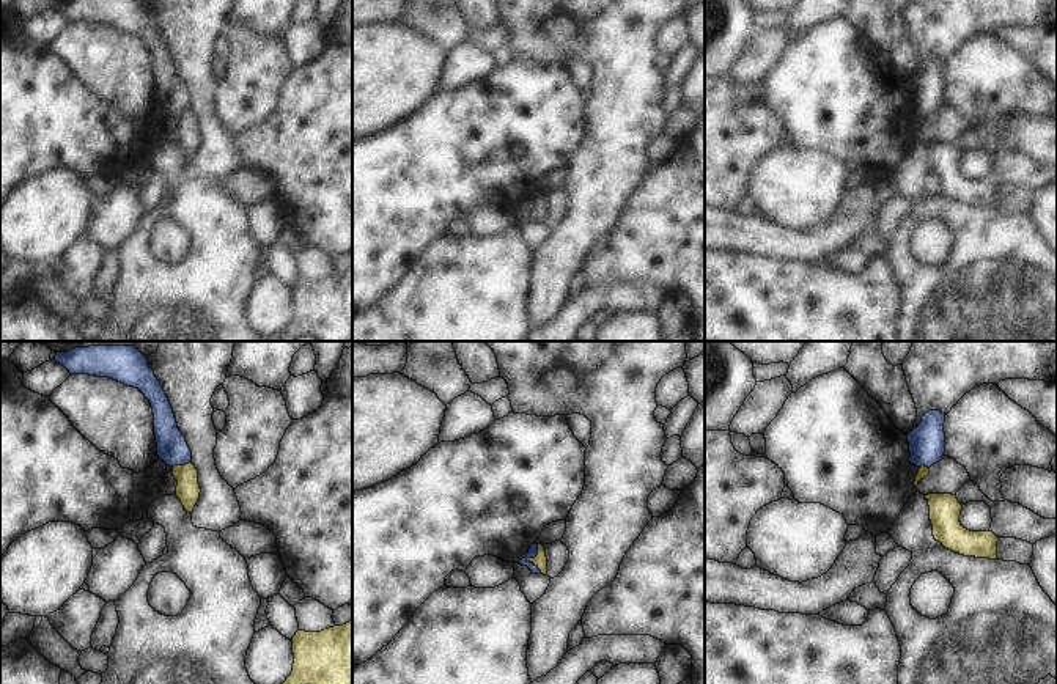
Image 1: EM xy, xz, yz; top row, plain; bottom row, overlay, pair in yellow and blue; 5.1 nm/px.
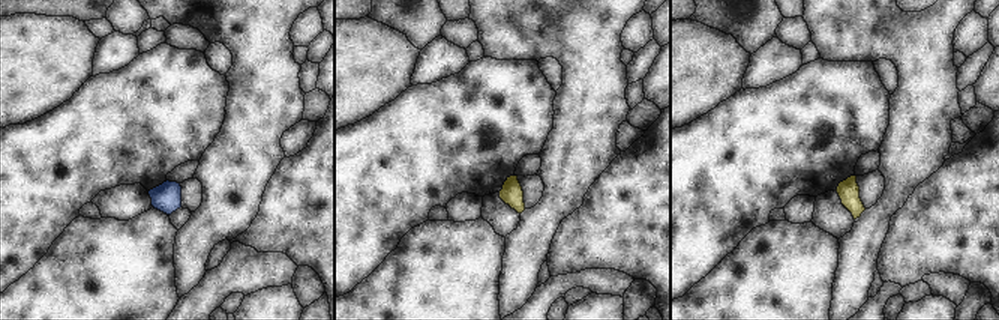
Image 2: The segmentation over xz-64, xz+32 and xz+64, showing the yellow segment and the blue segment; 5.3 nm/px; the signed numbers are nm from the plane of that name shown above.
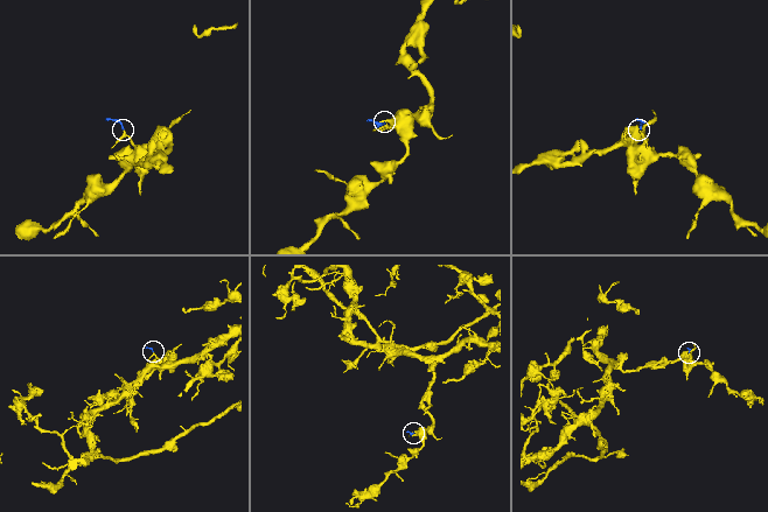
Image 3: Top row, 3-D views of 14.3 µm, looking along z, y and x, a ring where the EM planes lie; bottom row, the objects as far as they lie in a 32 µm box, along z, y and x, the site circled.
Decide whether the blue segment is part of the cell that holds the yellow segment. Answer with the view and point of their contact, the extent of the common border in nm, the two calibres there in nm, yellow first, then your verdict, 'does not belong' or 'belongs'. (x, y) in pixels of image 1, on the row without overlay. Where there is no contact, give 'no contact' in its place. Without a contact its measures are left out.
xz (530, 206) | 150 nm | 70/50 nm | belongs

